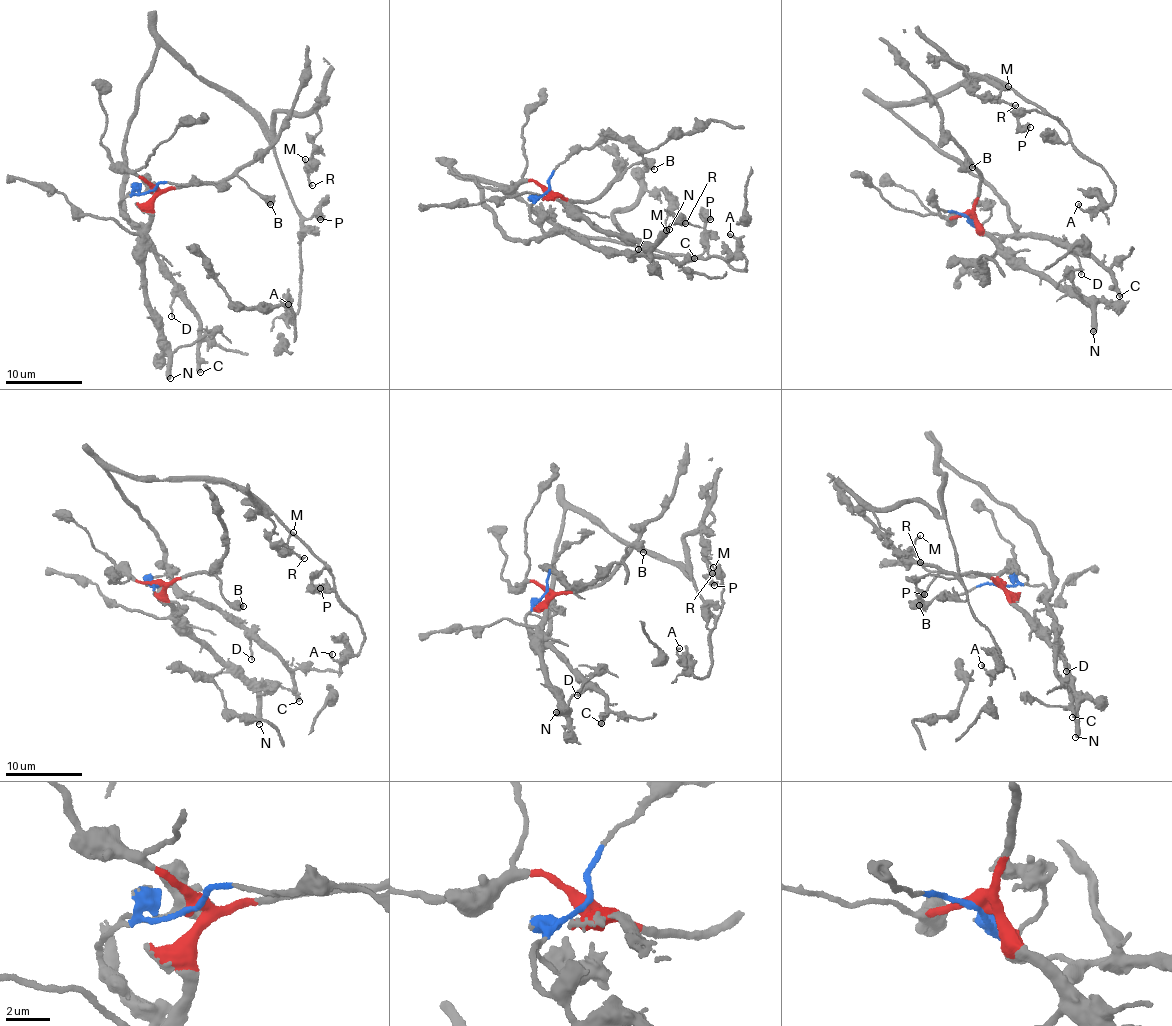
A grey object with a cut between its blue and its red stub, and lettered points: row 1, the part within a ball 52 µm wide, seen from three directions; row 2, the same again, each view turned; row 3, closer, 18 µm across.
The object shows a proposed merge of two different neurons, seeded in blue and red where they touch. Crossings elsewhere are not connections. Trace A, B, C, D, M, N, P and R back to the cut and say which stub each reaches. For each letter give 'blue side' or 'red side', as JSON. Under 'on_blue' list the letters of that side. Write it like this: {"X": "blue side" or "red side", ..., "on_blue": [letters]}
{"A": "blue side", "B": "red side", "C": "blue side", "D": "blue side", "M": "blue side", "N": "red side", "P": "blue side", "R": "blue side", "on_blue": ["A", "C", "D", "M", "P", "R"]}

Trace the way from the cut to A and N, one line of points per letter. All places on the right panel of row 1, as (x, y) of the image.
A: (968, 215), (980, 232), (1014, 227), (992, 186), (890, 108), (983, 75), (1103, 169), (1113, 200), (1079, 203)
N: (968, 215), (1014, 260), (1092, 307), (1094, 331)

